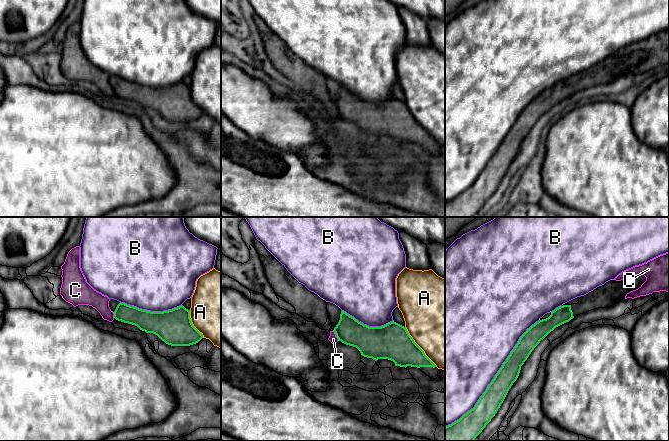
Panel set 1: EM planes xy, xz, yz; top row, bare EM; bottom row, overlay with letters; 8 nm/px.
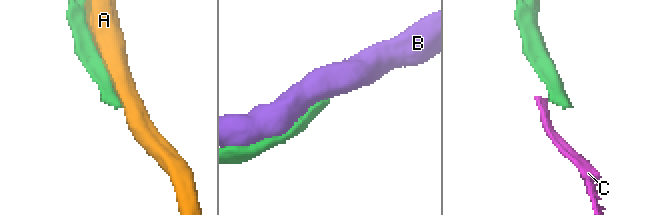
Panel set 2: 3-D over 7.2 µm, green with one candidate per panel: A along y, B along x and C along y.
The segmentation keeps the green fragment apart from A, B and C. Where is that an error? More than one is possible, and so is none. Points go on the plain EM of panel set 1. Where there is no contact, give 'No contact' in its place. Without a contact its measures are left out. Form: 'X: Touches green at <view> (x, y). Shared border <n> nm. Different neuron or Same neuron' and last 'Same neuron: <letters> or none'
A: Touches green at xz (418, 122). Shared border 420 nm. Different neuron
B: Touches green at yz (494, 153). Shared border 1150 nm. Different neuron
C: Touches green at xz (336, 111). Shared border 100 nm. Different neuron
Same neuron: none

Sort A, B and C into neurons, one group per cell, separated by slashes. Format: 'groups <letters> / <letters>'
groups A / B / C

